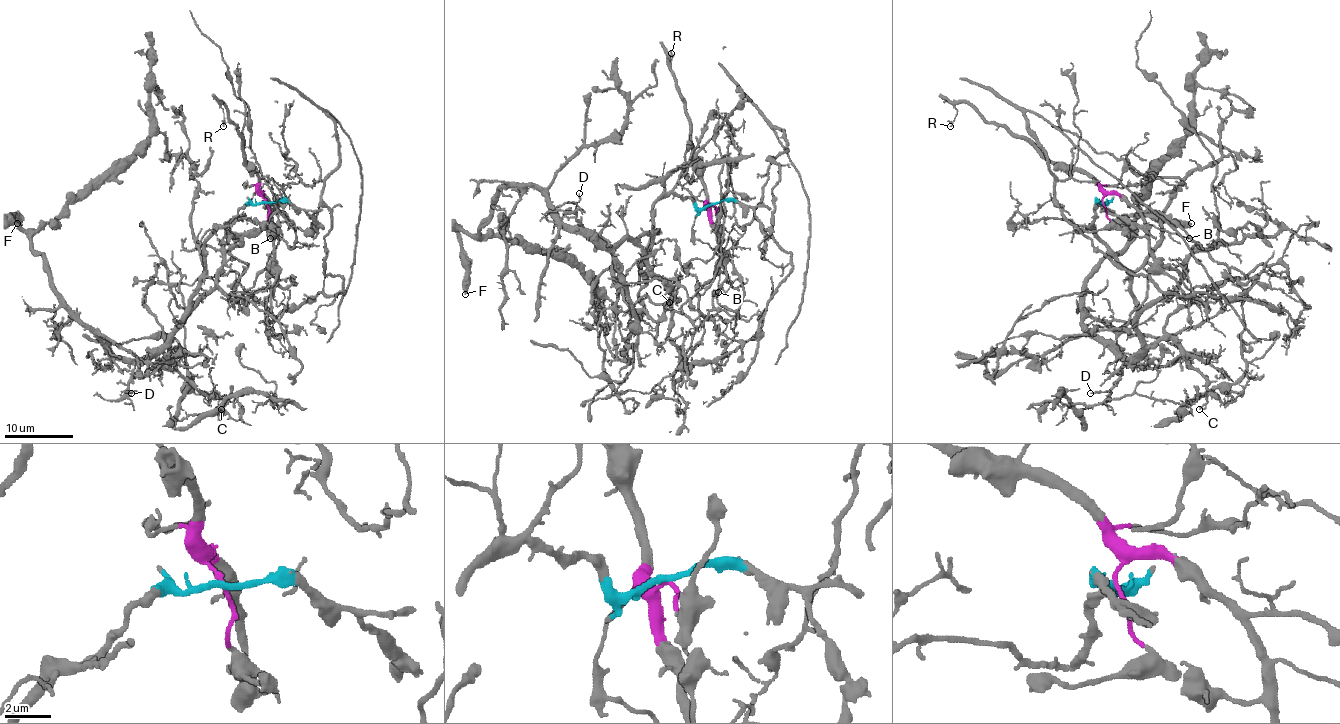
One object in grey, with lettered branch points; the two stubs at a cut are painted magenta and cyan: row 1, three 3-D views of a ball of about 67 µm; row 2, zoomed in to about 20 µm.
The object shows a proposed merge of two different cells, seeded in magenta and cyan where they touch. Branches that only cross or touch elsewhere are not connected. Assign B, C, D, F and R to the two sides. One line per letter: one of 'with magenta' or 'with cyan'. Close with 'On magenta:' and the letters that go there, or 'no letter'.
B: with magenta
C: with cyan
D: with cyan
F: with cyan
R: with magenta
On magenta: B, R

